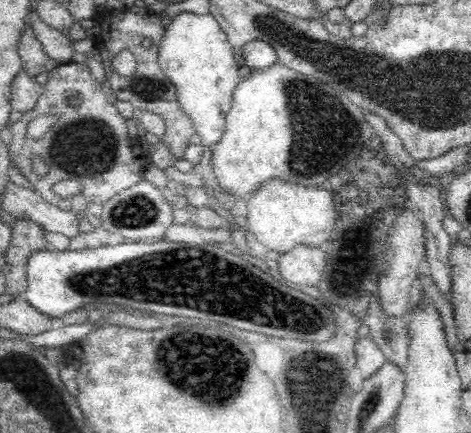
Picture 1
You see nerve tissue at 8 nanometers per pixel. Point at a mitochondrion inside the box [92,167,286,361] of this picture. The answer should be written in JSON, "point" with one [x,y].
{"point":[139,211]}

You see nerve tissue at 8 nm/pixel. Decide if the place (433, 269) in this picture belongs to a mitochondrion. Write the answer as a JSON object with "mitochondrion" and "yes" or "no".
{"mitochondrion":"no"}

